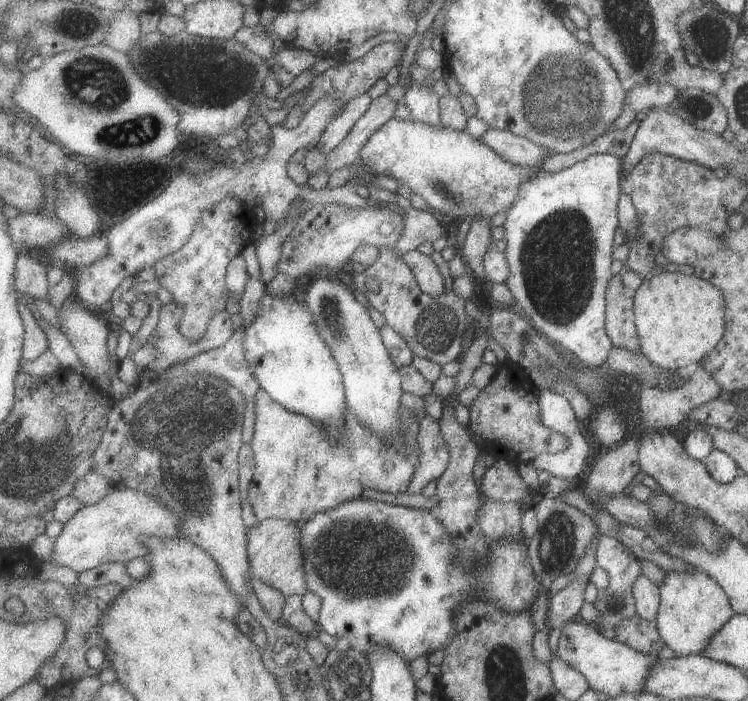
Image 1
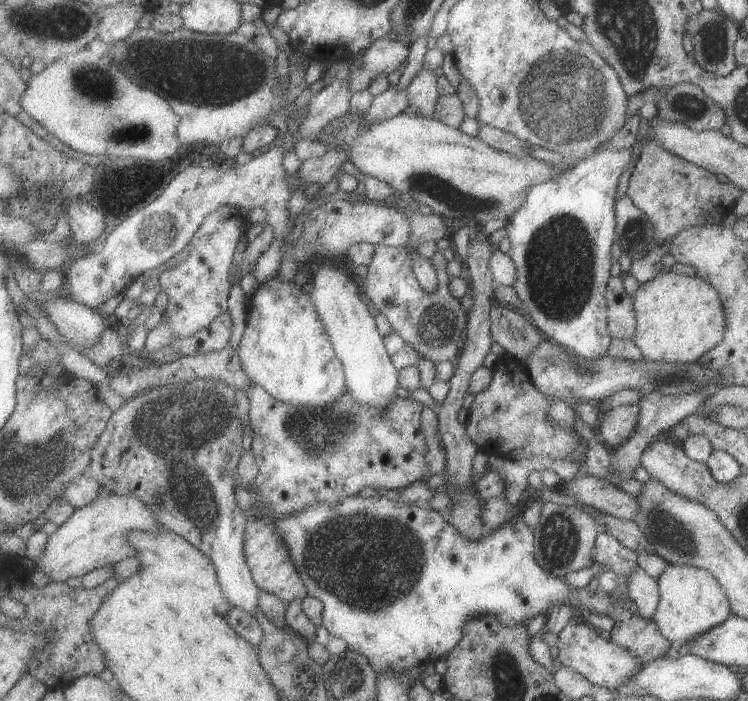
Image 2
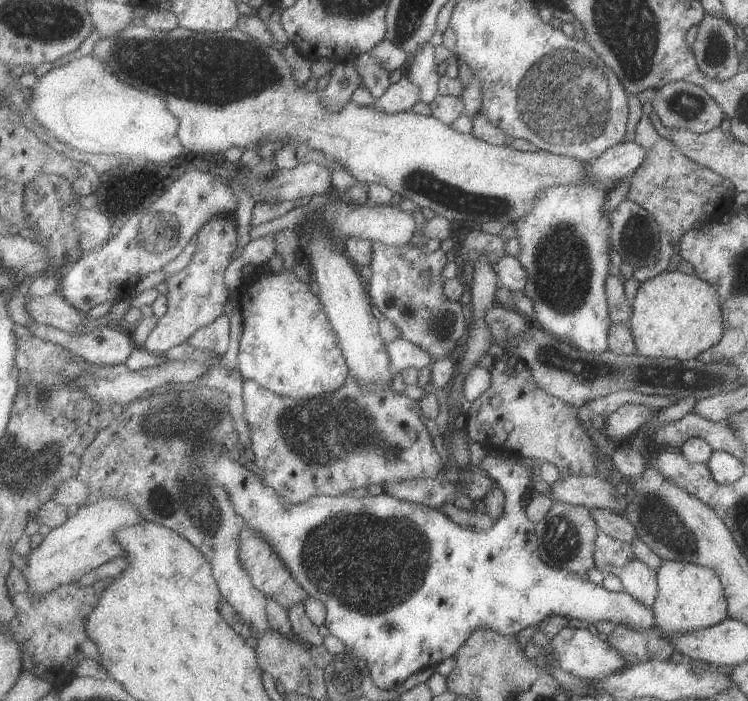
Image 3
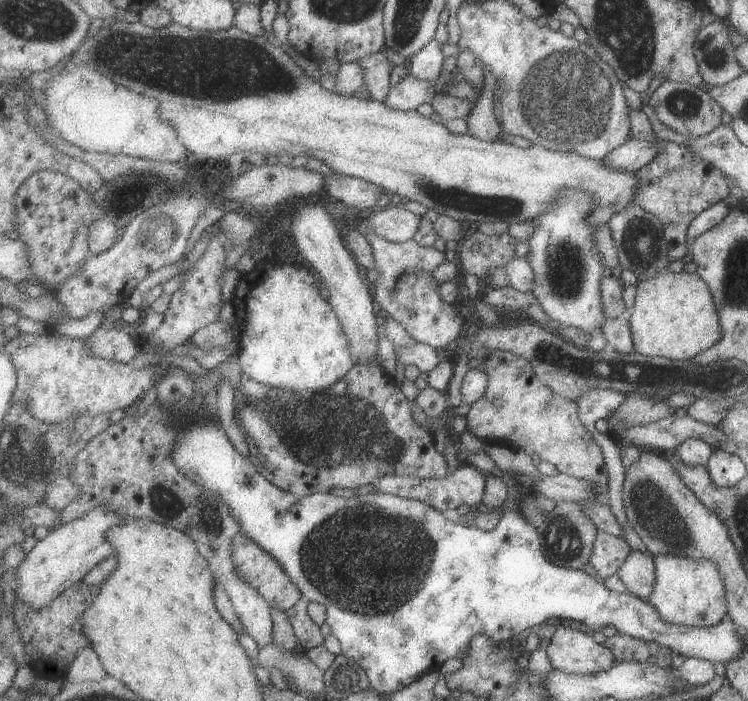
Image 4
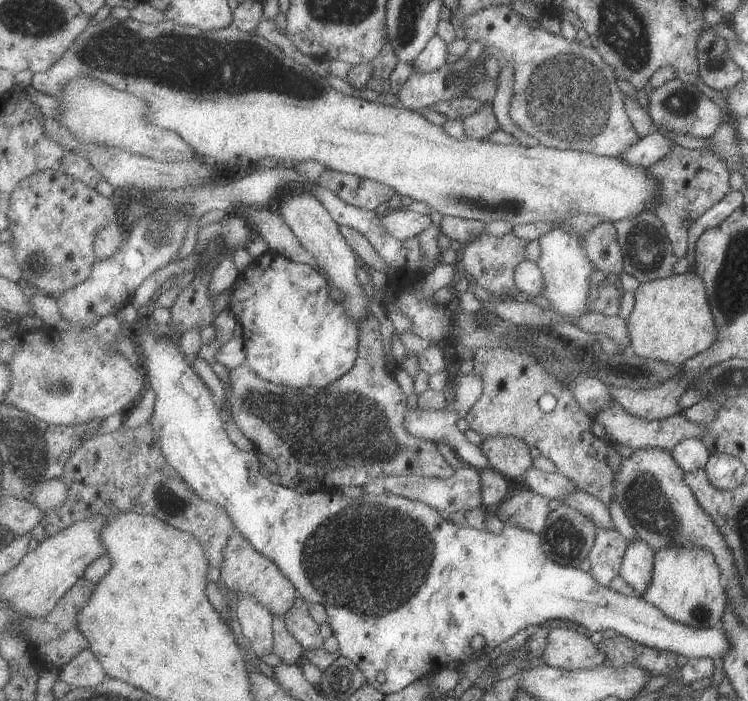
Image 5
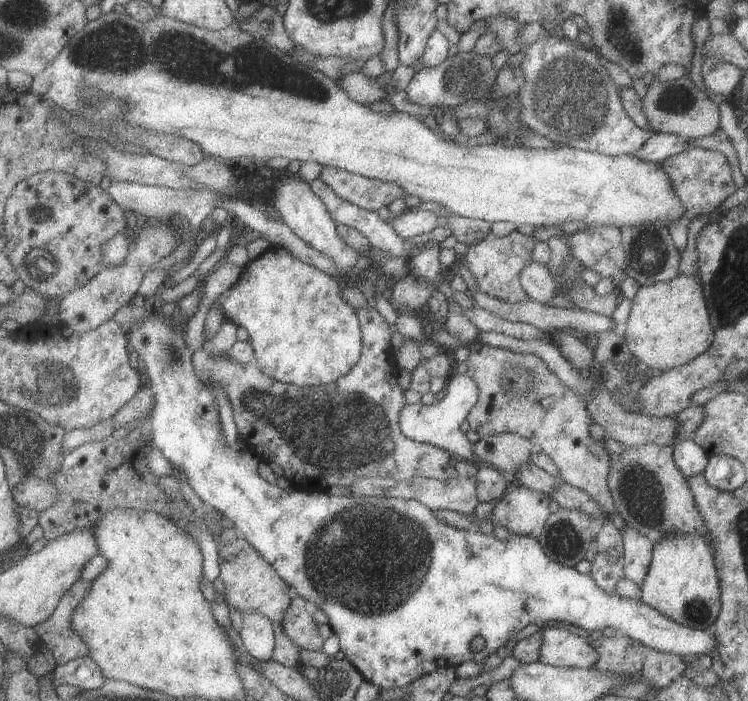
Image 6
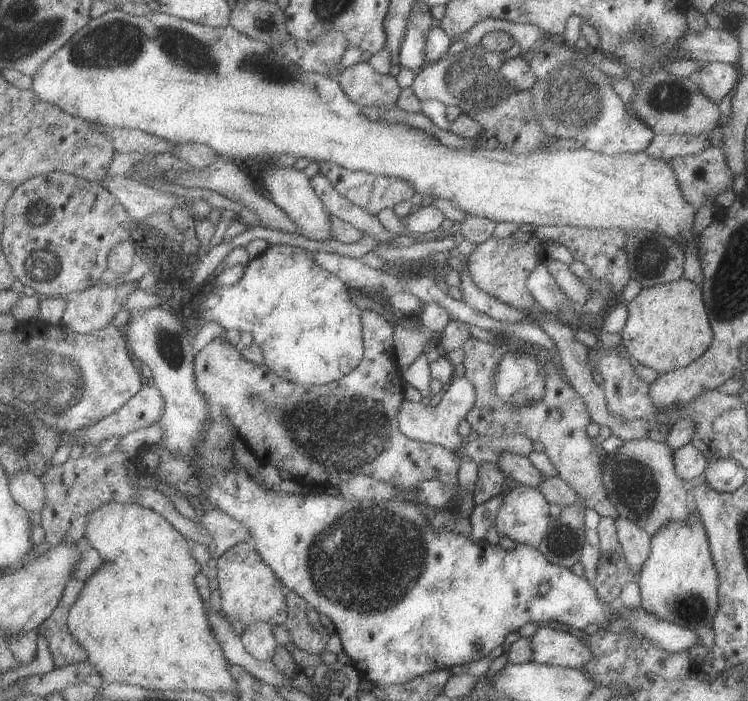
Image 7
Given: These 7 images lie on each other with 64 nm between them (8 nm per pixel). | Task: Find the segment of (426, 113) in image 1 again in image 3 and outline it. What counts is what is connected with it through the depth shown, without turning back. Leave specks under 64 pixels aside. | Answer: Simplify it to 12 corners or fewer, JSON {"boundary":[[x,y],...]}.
{"boundary":[[436,47],[415,56],[409,76],[419,101],[431,105],[439,95]]}

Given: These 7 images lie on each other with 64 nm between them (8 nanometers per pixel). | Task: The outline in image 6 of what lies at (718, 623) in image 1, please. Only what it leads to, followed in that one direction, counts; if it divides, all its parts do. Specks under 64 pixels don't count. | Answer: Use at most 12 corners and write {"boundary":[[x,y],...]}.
{"boundary":[[694,533],[652,546],[640,602],[691,629],[721,607],[712,548]]}

